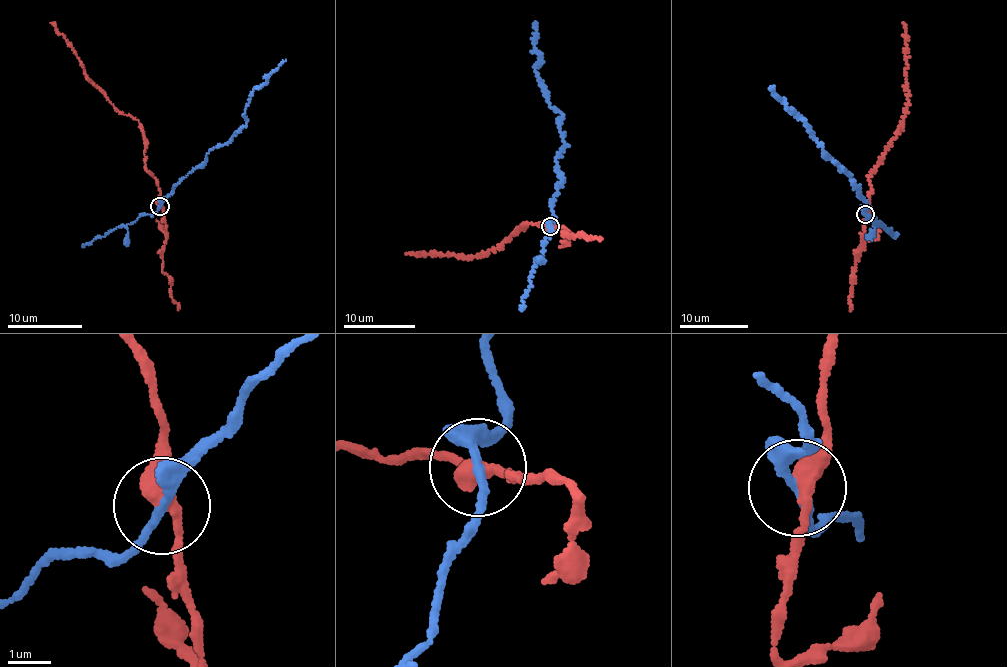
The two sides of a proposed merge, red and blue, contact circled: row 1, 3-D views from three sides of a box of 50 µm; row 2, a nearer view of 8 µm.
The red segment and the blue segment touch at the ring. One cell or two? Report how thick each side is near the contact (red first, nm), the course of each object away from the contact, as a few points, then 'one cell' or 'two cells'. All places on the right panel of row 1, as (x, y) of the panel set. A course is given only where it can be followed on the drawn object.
calibres 400 and 200 nm; course red (865, 213), (870, 192), (868, 175), (879, 164), (879, 157), (903, 120), (909, 94), (904, 22); course blue (865, 213), (866, 202), (850, 175), (823, 152), (823, 146), (808, 125), (770, 86); two cells

